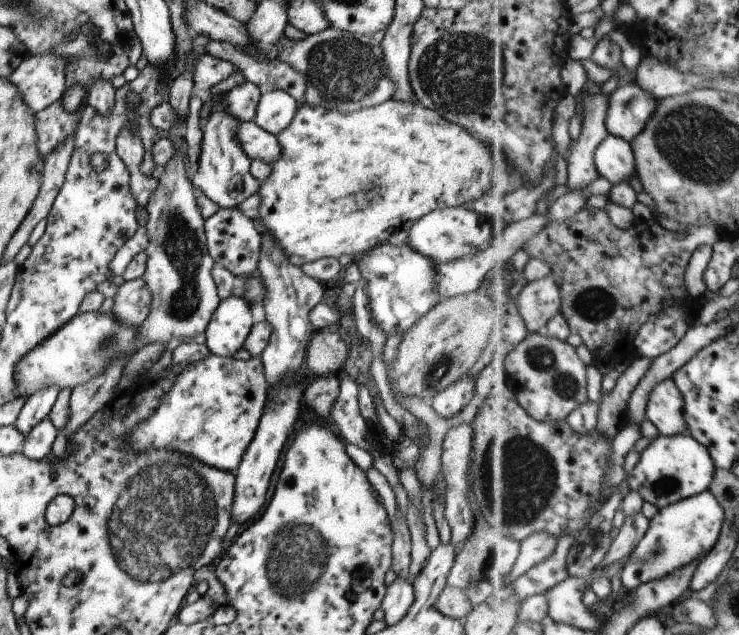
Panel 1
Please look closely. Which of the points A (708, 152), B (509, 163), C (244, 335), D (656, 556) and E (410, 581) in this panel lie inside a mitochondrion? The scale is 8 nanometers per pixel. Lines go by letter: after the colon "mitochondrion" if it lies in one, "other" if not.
A: mitochondrion
B: other
C: other
D: mitochondrion
E: other

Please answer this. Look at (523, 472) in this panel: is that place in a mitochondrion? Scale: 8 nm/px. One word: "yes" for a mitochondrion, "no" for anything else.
yes

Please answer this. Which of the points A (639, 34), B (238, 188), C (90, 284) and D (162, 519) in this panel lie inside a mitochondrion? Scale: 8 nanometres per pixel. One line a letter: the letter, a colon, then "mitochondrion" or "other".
A: other
B: other
C: other
D: mitochondrion

